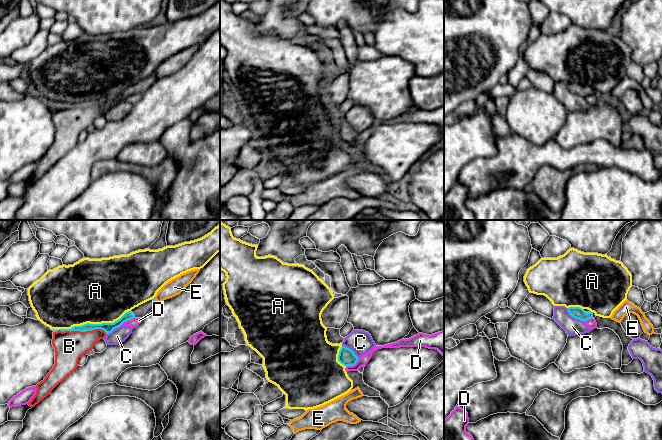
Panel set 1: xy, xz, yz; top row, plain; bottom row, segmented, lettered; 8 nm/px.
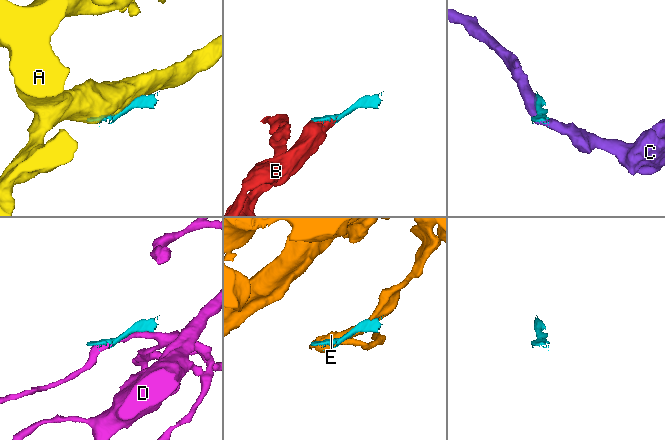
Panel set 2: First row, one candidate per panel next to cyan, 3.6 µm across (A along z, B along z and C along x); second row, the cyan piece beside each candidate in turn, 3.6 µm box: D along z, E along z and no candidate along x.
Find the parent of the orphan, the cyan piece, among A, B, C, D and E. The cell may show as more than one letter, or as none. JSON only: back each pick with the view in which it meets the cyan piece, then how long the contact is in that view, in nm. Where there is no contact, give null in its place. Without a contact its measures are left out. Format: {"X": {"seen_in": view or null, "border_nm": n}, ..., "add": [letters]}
{"B": {"seen_in": "xy", "border_nm": 420}, "add": ["B"]}

